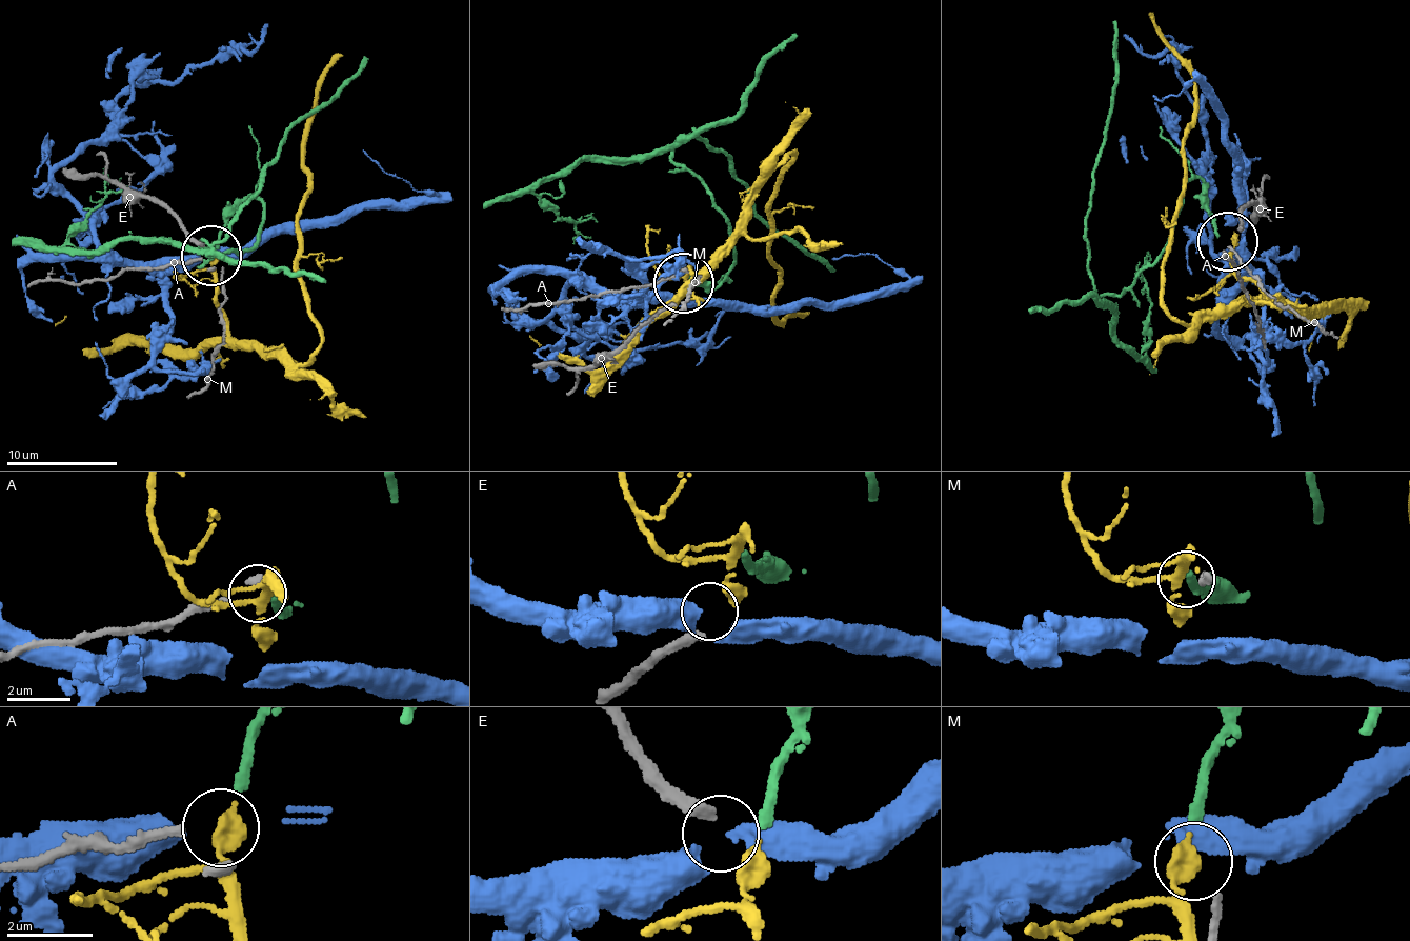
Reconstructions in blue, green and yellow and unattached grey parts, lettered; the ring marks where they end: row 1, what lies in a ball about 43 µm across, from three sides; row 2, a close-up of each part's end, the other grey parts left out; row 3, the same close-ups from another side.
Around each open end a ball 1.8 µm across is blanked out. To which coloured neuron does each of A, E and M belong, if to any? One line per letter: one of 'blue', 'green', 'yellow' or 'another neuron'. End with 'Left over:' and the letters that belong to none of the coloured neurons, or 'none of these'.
A: another neuron
E: yellow
M: green
Left over: A

